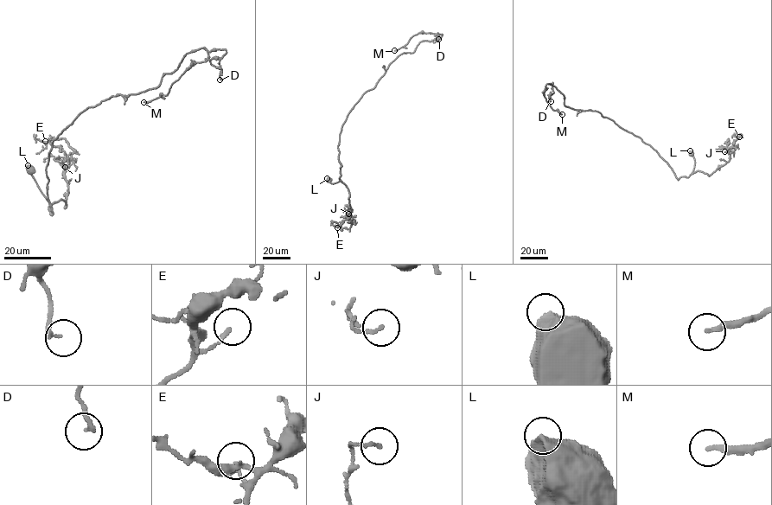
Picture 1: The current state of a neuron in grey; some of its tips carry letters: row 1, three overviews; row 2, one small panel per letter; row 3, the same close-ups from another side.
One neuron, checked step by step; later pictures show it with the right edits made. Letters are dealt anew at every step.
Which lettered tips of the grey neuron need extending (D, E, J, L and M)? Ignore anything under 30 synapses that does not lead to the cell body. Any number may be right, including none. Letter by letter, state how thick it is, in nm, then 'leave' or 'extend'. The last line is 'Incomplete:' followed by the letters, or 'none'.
D: 180 nm thick; leave
E: 150 nm thick; leave
J: 130 nm thick; leave
L: 650 nm thick; leave
M: 240 nm thick; leave
Incomplete: none

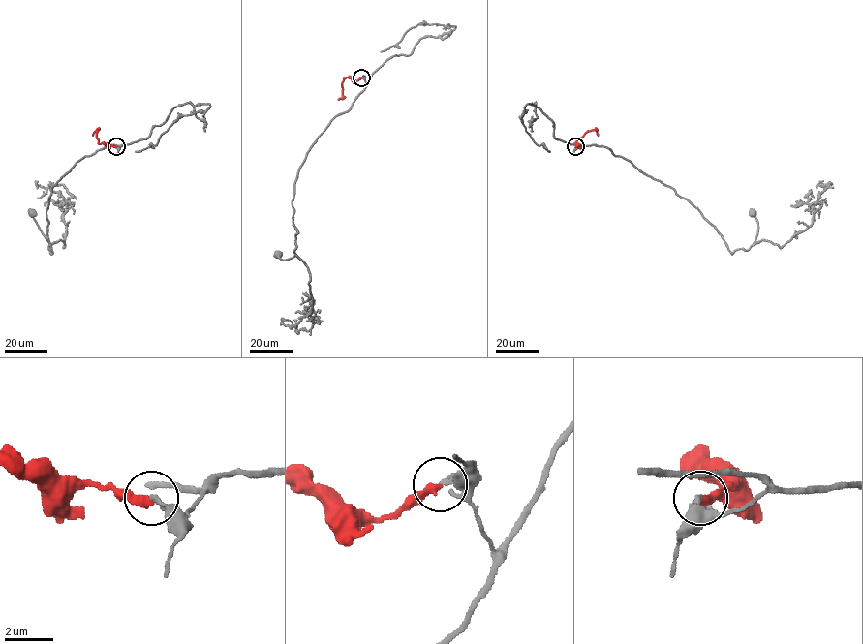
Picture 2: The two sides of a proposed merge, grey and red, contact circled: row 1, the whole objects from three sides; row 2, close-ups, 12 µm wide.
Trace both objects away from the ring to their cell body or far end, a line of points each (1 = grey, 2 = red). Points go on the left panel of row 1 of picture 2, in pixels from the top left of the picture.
1: (116, 146), (79, 160), (52, 187), (51, 254), (48, 246), (65, 245), (71, 196), (60, 184), (37, 188)
2: (116, 146), (100, 143), (97, 129), (92, 136)

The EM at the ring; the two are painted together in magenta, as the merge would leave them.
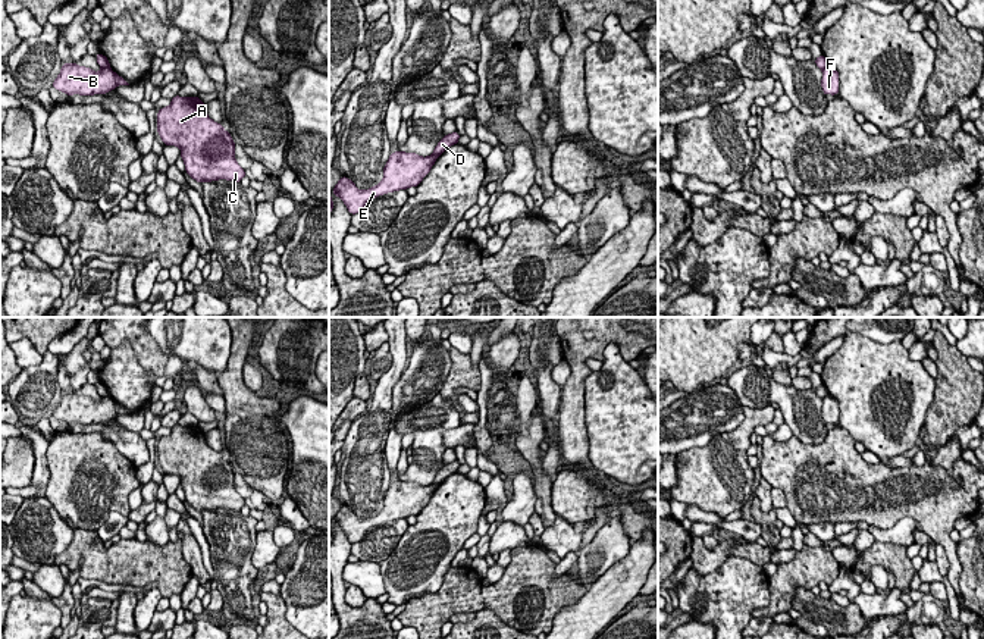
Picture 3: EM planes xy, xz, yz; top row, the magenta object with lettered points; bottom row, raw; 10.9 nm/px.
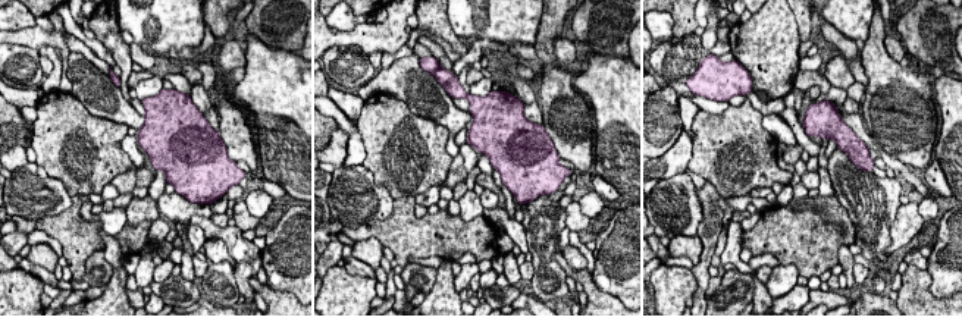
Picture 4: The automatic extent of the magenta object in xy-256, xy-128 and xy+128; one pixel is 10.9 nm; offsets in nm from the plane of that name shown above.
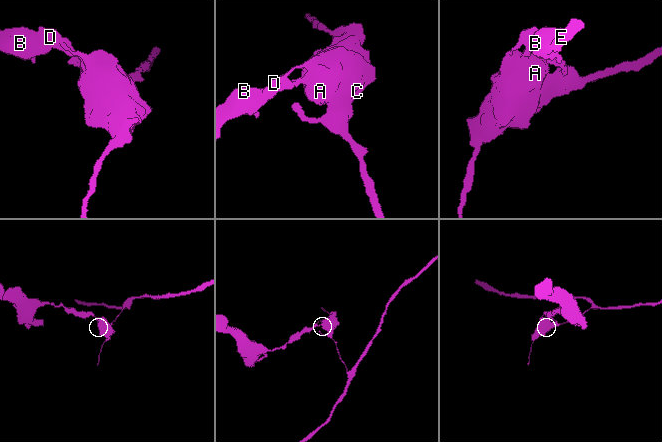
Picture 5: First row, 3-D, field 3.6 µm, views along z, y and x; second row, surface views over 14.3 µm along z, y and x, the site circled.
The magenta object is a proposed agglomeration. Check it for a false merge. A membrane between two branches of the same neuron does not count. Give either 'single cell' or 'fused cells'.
fused cells

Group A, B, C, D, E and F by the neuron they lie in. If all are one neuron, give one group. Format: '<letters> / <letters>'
A C D / B E F

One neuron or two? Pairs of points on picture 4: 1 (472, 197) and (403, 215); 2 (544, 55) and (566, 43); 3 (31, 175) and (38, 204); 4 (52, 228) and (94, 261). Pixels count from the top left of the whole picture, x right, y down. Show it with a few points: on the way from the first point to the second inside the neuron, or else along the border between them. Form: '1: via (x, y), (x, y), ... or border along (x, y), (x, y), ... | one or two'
1: border along (482, 215), (470, 220), (463, 220), (458, 216) | two
2: border along (563, 33), (555, 40), (554, 56), (566, 68) | two
3: via (31, 182), (31, 194), (34, 197) | one
4: border along (105, 250), (96, 250), (88, 257), (81, 279) | two

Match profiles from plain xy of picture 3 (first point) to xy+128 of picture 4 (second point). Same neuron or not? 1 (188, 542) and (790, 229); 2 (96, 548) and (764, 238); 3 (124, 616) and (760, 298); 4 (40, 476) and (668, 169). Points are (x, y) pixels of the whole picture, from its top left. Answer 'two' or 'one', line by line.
1: two
2: one
3: two
4: one

